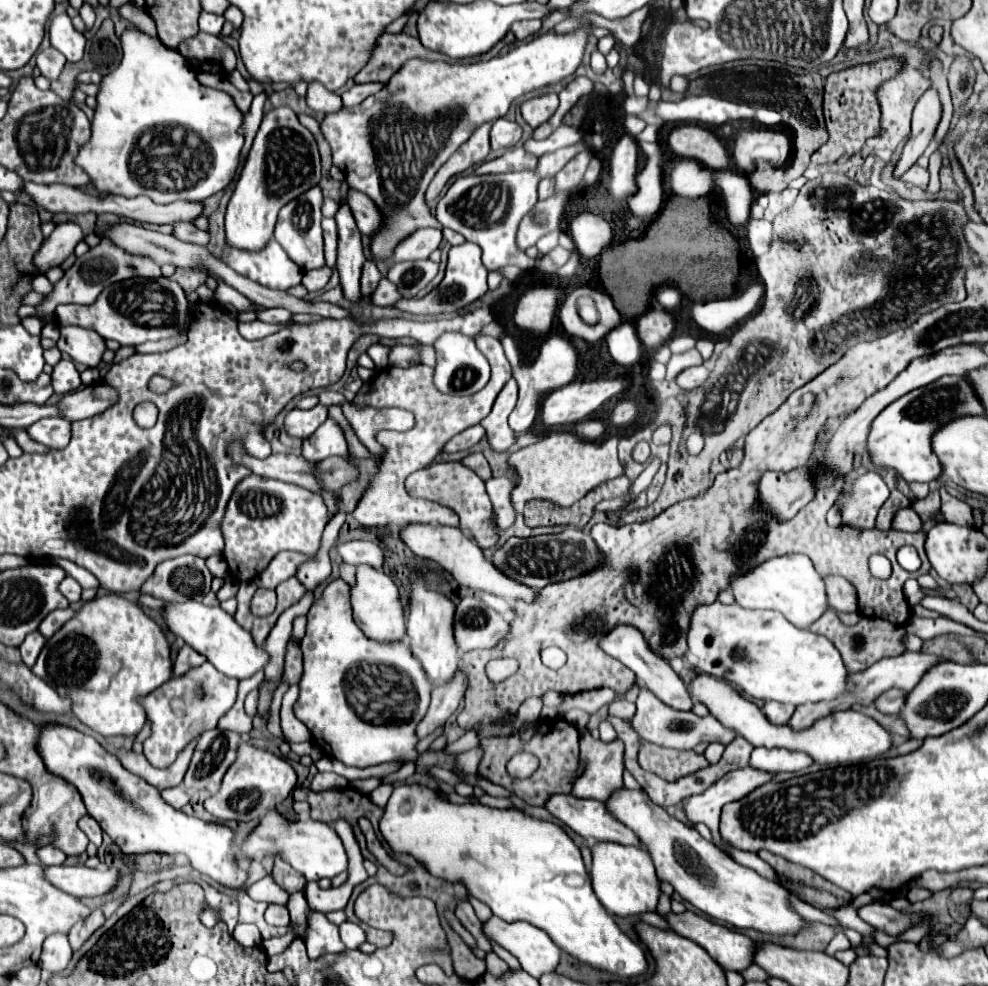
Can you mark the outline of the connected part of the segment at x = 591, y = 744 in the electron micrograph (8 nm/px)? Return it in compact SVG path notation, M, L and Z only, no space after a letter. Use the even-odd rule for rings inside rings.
M588 731L580 733L580 757L586 761L586 771L574 783L574 797L590 797L608 801L614 791L624 789L622 783L622 755L624 745L616 739L612 743L602 743L600 739L592 739Z

